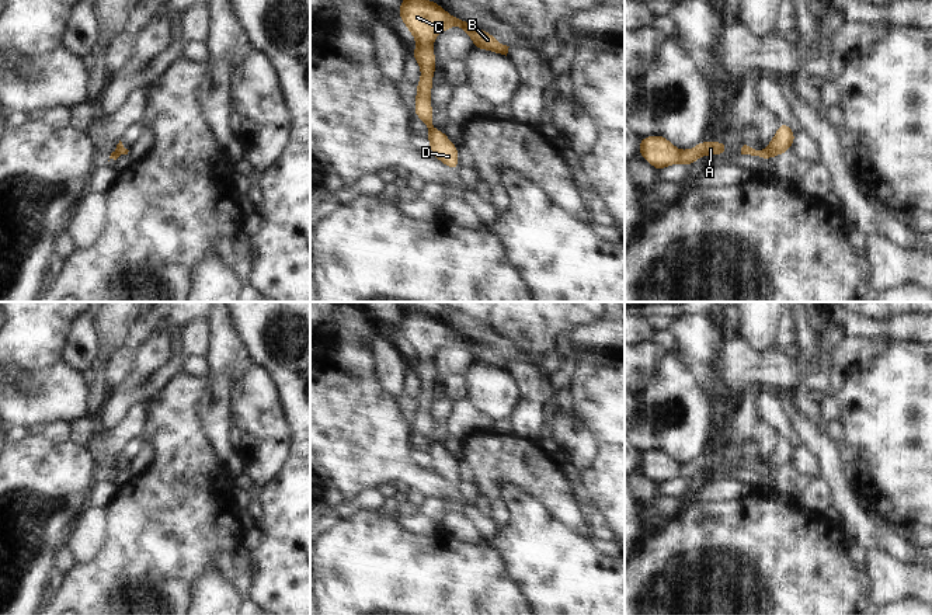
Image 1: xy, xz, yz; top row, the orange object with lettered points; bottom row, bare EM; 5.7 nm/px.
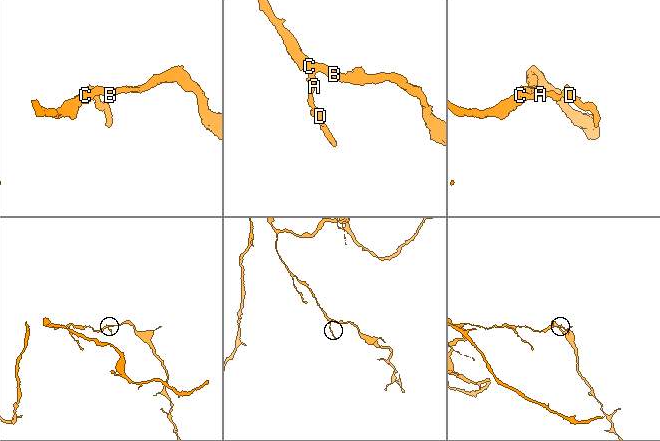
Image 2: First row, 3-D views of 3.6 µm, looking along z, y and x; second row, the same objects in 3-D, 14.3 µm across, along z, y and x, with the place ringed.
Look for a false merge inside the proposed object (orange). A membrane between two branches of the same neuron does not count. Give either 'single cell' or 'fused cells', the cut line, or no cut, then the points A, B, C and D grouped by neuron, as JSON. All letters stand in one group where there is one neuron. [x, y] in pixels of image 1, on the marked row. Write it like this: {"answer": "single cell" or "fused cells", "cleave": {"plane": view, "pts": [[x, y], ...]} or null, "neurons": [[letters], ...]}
{"answer": "fused cells", "cleave": {"plane": "yz", "pts": [[767, 149], [771, 156]]}, "neurons": [["A", "B", "C"], ["D"]]}

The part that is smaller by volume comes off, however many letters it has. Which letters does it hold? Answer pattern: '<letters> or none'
D

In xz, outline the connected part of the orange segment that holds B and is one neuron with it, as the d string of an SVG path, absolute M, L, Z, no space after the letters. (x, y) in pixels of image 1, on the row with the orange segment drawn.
M403 0L397 13L415 38L417 48L410 55L421 67L421 79L415 84L417 95L413 112L418 115L431 132L435 128L432 126L430 93L434 86L434 70L438 65L432 52L434 39L445 29L456 25L472 38L474 49L487 49L507 56L510 46L500 44L490 32L479 29L462 18L449 15L438 3L430 0Z

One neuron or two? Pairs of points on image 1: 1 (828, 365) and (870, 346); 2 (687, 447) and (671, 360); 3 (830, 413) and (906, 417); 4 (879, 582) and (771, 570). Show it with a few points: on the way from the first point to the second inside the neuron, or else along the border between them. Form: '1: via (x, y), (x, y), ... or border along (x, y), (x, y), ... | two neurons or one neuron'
1: via (838, 361), (861, 350) | one neuron
2: via (687, 426), (688, 406), (675, 391), (674, 381) | one neuron
3: border along (837, 395), (838, 417) | two neurons
4: border along (868, 573), (868, 591), (865, 594) | two neurons

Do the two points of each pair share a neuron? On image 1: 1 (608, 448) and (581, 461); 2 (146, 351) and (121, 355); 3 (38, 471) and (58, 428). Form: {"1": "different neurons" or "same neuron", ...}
{"1": "different neurons", "2": "different neurons", "3": "different neurons"}

